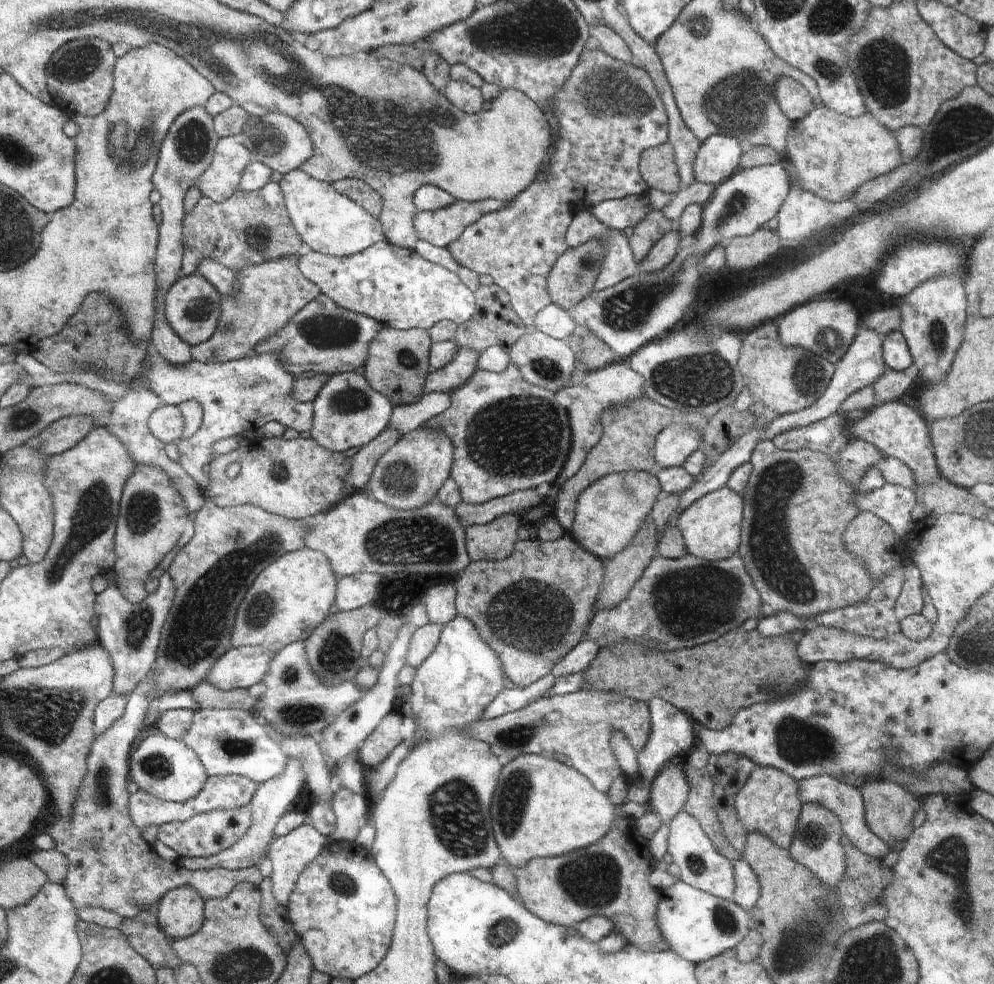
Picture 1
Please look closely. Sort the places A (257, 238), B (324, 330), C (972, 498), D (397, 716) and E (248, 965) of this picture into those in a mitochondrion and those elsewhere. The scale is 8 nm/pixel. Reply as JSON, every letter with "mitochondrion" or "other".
{"A":"mitochondrion","B":"mitochondrion","C":"other","D":"other","E":"mitochondrion"}

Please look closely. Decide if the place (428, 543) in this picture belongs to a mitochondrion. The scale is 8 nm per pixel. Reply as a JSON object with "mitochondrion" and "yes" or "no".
{"mitochondrion":"yes"}

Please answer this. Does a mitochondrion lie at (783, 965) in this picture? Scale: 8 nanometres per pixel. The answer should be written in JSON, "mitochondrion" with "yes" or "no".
{"mitochondrion":"yes"}

